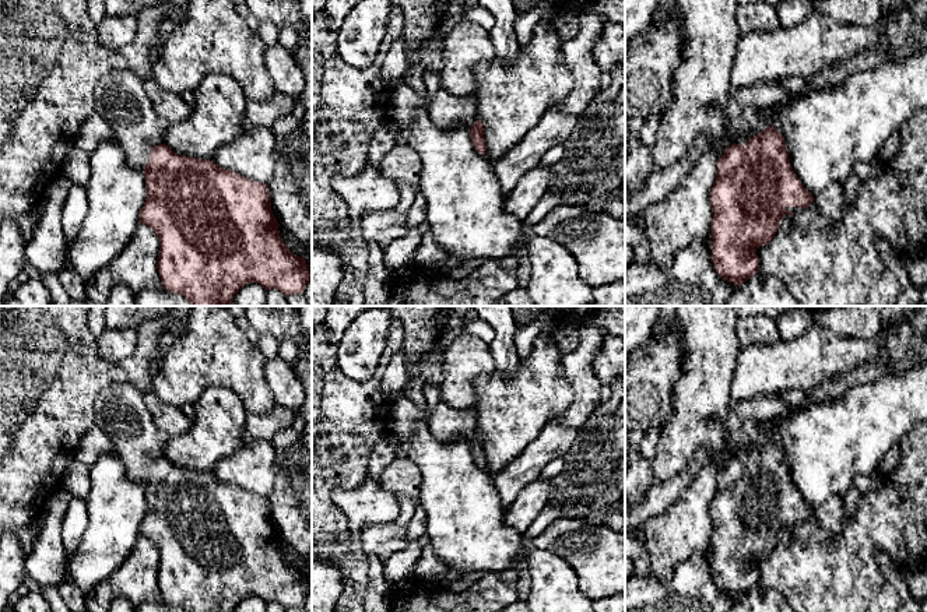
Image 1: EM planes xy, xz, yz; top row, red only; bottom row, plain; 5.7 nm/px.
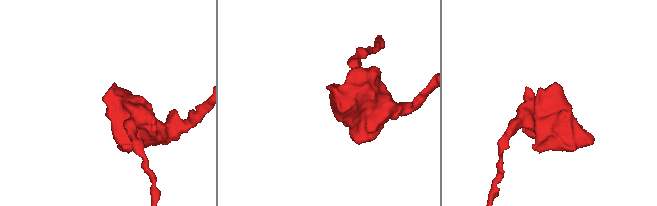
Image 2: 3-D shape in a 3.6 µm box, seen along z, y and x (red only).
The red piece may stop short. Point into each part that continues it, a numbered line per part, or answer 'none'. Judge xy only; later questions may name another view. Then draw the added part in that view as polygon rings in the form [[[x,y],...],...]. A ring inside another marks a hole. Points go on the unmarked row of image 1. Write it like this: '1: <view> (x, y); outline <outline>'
1: xy (120, 411); outline [[[112,383],[102,388],[94,401],[95,425],[110,439],[115,454],[126,465],[130,479],[144,482],[151,461],[164,457],[169,436],[161,430],[145,405],[145,397],[138,387],[130,383]]]

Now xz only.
1: xz (446, 424); outline [[[439,401],[433,409],[426,411],[426,423],[431,435],[443,442],[453,443],[457,439],[470,440],[478,433],[478,412],[473,408],[453,408]]]

